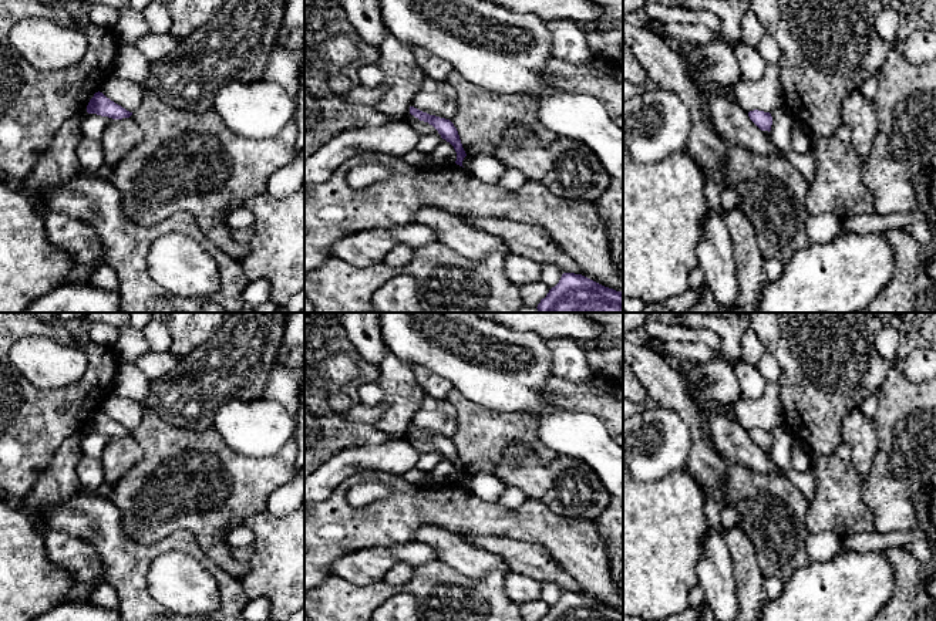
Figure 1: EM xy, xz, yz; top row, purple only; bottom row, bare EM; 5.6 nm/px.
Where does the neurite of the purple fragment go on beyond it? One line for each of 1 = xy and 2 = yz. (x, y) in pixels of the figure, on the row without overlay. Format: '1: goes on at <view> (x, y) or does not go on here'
1: does not go on here
2: does not go on here

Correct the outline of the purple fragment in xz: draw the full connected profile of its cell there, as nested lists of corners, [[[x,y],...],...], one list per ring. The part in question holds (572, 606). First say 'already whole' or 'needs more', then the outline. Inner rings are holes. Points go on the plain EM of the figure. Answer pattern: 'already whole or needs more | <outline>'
already whole | [[[563,591],[541,621],[623,621],[623,610],[605,605],[582,593]]]

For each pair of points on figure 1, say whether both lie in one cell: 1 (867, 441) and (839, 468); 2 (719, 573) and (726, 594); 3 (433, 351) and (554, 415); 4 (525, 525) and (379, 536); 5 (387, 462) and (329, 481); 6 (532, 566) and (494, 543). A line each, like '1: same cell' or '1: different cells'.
1: different cells
2: same cell
3: same cell
4: same cell
5: same cell
6: same cell

